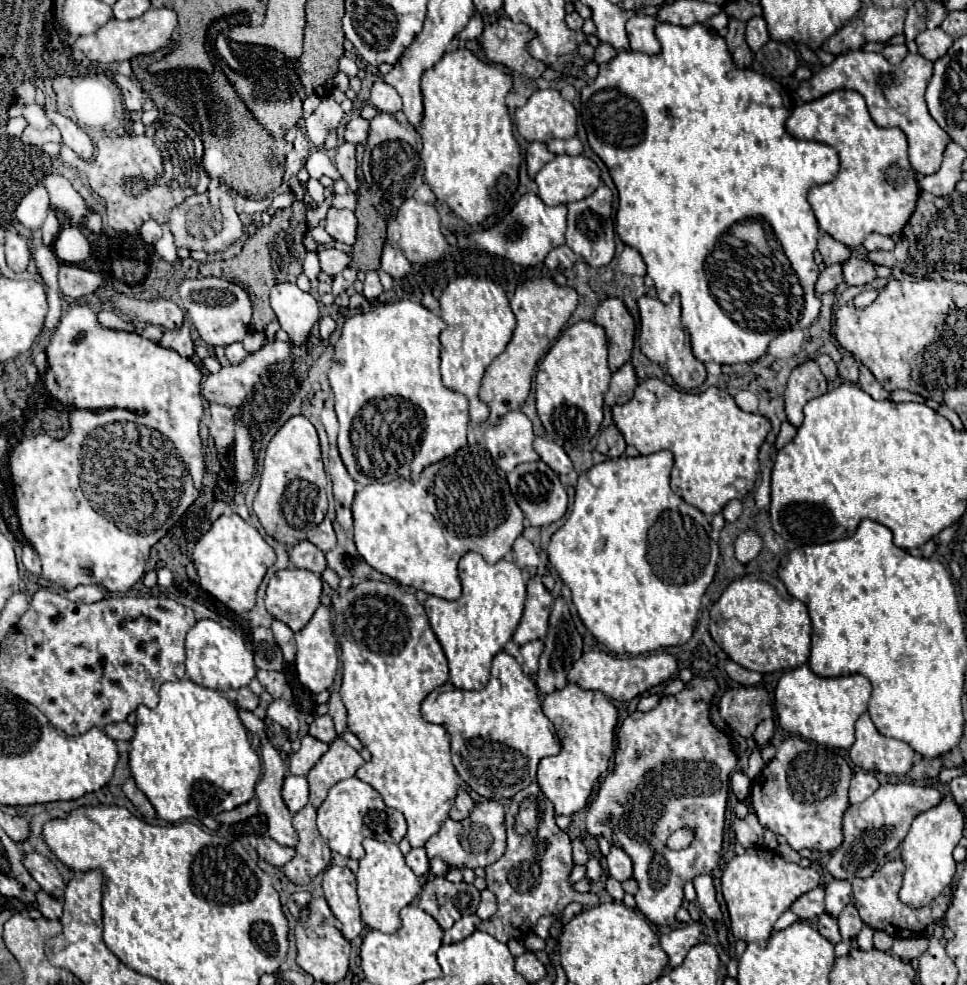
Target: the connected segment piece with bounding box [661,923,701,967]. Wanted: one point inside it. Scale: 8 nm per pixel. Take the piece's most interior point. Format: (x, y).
(676, 944)

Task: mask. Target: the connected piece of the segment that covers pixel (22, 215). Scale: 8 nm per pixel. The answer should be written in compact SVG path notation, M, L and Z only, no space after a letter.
M35 185L17 205L15 217L19 219L21 225L25 225L27 229L39 229L45 221L49 209L49 197L43 185Z

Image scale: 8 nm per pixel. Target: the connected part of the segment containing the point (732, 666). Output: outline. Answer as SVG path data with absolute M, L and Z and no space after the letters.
M731 659L725 663L725 671L727 671L727 675L729 675L733 681L737 681L737 683L741 683L741 685L757 685L757 683L763 679L761 673L749 671L749 669L745 669L745 667L737 665L737 663L733 663Z

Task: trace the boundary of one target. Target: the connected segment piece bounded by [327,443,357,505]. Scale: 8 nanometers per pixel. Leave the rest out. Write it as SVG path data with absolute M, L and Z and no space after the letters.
M331 443L329 449L329 469L327 473L331 475L333 481L333 495L341 505L351 505L353 497L355 497L355 487L357 483L353 481L353 477L347 473L339 451L335 443Z

